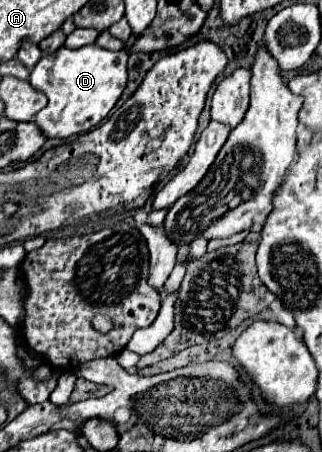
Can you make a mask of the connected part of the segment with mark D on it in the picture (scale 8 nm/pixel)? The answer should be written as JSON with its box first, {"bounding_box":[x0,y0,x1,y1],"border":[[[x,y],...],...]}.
{"bounding_box":[30,45,128,139],"border":[[[84,45],[82,49],[66,49],[60,47],[56,53],[44,55],[38,65],[32,69],[30,73],[30,85],[38,91],[42,91],[48,97],[48,105],[36,113],[34,121],[40,127],[40,131],[48,137],[48,139],[70,139],[76,135],[82,135],[90,129],[94,129],[108,113],[110,109],[116,105],[118,97],[122,95],[124,87],[126,87],[126,61],[128,61],[128,51],[120,49],[120,51],[106,51],[98,45]]]}

